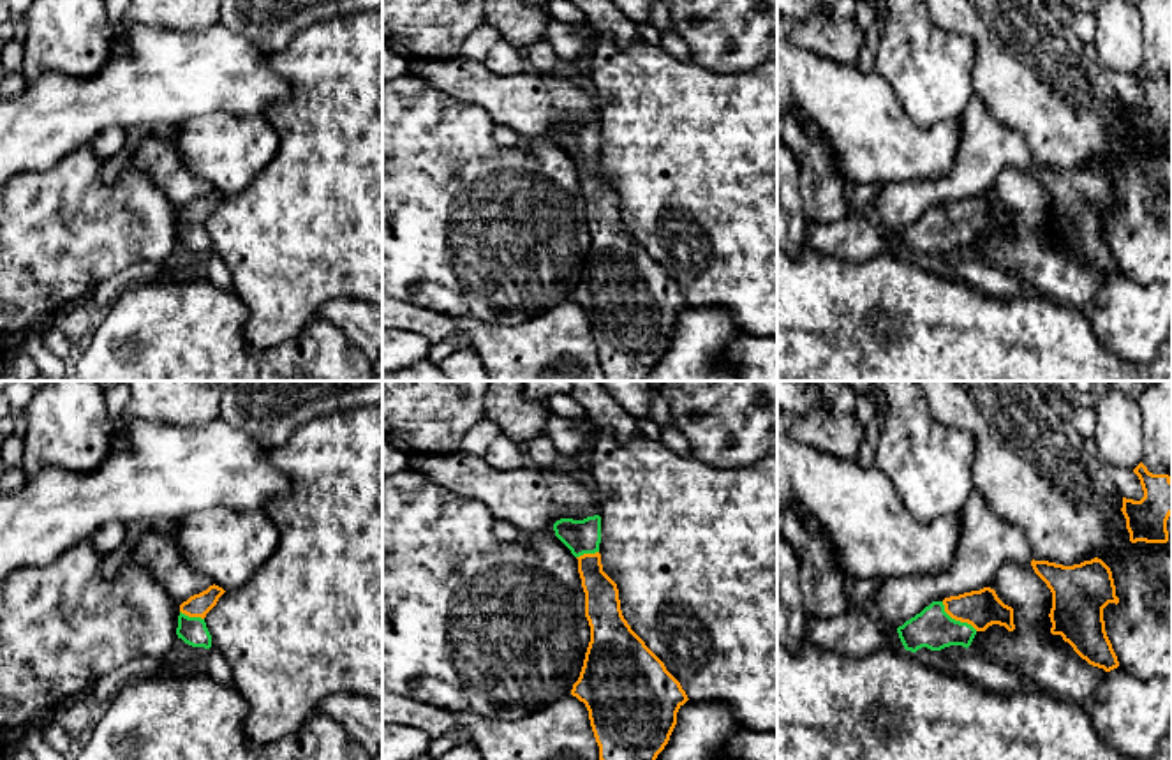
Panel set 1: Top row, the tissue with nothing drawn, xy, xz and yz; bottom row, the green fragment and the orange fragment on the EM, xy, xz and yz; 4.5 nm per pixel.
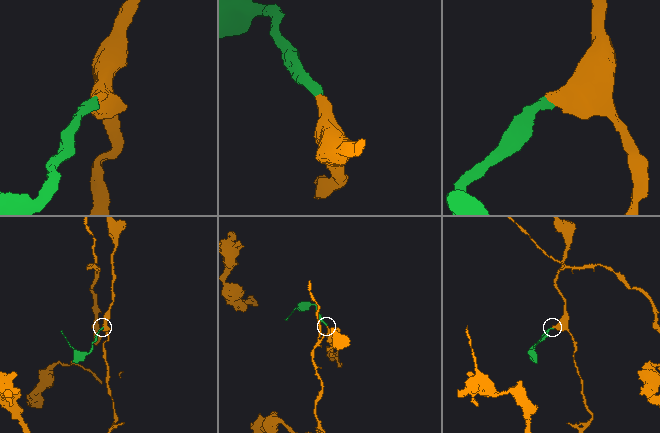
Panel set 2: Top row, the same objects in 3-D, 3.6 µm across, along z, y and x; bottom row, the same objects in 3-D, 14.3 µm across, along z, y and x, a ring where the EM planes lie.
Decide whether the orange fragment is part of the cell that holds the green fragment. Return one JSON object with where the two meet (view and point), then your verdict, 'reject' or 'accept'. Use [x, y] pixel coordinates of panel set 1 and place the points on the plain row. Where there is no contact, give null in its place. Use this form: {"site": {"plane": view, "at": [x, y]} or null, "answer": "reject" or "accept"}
{"site": {"plane": "yz", "at": [957, 226]}, "answer": "accept"}

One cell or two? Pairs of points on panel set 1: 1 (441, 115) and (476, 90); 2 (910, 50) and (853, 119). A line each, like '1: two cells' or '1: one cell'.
1: two cells
2: two cells

